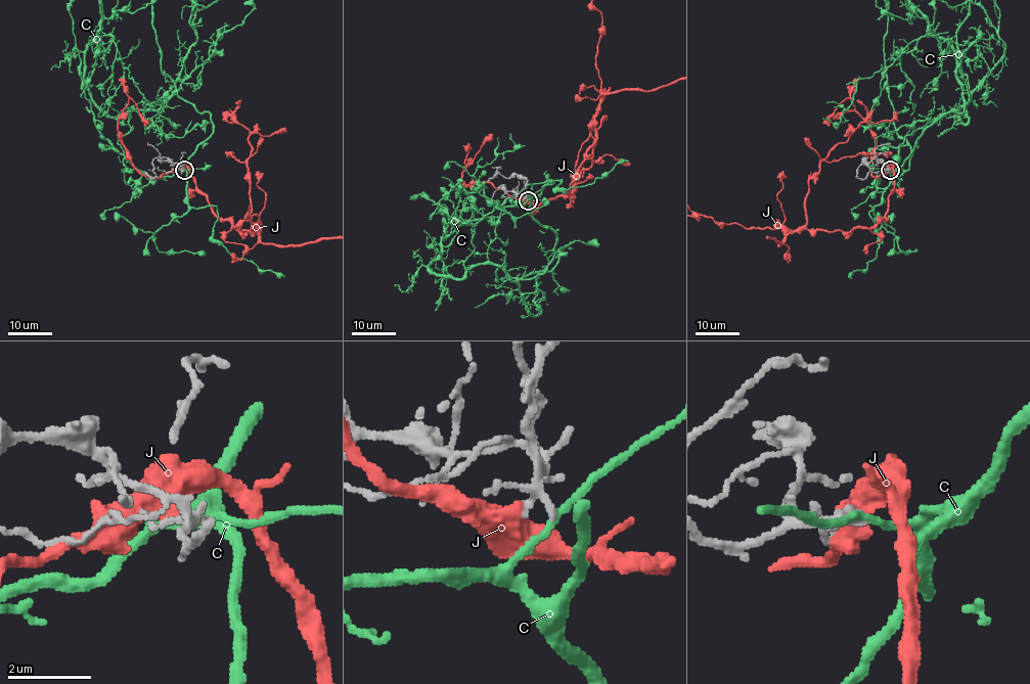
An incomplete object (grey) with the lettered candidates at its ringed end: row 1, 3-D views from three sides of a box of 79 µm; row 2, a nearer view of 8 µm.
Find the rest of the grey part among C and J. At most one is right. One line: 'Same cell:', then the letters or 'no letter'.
Same cell: no letter

